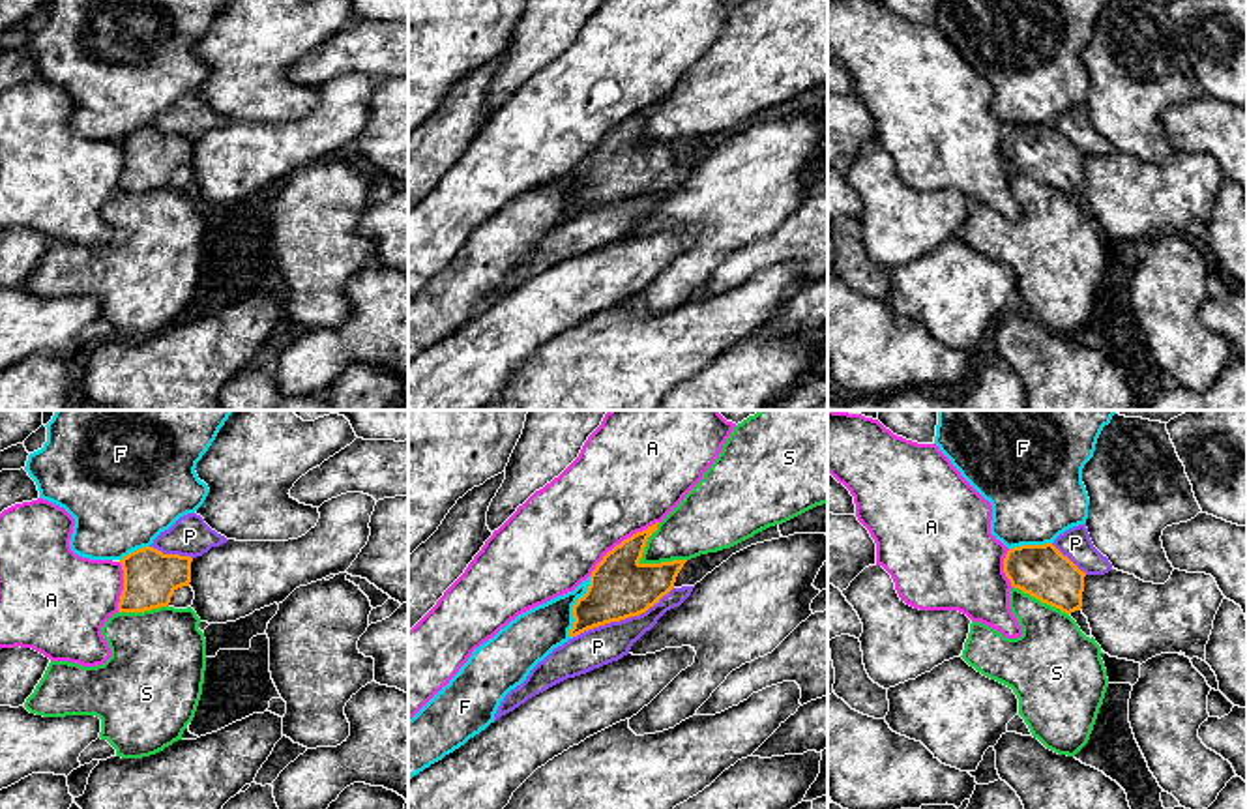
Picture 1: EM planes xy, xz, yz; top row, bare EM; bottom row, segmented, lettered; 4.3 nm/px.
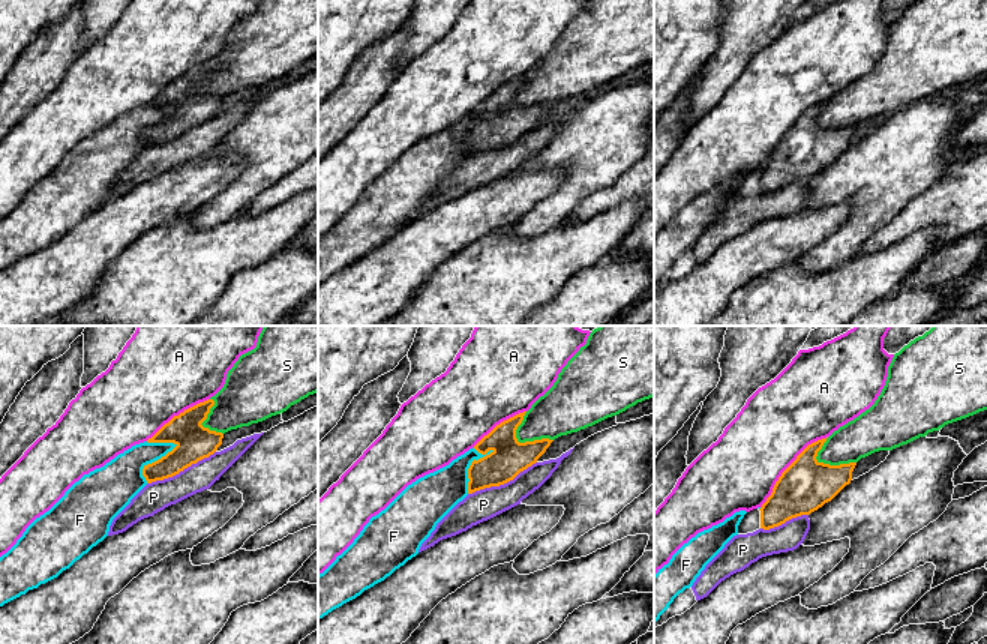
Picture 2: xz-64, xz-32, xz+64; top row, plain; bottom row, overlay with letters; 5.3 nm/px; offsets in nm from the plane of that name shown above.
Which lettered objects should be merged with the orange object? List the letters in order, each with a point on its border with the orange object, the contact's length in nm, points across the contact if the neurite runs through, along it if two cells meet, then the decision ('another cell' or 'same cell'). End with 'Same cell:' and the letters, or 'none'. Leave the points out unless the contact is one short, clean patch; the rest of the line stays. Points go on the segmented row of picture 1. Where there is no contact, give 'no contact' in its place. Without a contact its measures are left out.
A: contact xz (622, 542); length 380 nm; another cell
F: contact xz (573, 607); length 280 nm; another cell
P: contact xz (622, 618); length 500 nm; another cell
S: contact xz (661, 562); length 220 nm; another cell
Same cell: none

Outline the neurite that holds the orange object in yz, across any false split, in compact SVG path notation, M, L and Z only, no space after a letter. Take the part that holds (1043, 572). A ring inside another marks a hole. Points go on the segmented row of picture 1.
M1052 543L1009 549L1004 558L1004 573L1013 588L1065 614L1082 607L1086 573Z

